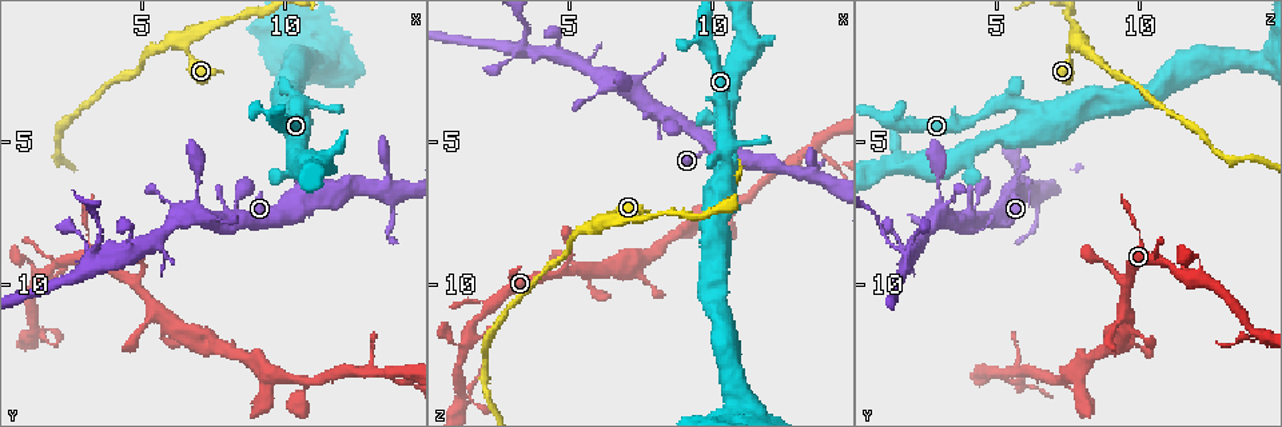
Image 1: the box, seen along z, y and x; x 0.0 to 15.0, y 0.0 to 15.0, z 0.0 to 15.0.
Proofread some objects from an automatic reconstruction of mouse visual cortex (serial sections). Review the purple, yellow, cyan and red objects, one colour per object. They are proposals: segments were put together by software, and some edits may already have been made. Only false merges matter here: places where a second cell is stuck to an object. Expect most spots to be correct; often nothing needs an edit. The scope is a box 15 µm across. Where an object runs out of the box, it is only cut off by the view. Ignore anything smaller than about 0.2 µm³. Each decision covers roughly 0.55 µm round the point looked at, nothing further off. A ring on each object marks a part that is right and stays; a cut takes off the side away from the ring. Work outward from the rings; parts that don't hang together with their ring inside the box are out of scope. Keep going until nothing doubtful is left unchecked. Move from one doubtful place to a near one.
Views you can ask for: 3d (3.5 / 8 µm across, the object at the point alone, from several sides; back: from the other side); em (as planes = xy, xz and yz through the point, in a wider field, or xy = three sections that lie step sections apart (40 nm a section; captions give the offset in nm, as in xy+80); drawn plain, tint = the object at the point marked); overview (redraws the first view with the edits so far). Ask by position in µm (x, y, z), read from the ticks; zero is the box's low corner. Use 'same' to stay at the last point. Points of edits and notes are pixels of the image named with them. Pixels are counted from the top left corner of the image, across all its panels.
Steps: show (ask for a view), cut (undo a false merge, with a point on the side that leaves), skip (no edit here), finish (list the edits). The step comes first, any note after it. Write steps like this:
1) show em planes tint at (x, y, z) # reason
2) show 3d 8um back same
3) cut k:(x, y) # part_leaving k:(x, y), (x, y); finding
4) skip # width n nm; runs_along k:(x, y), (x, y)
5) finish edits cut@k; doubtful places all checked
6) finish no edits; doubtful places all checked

show em planes tint at (4.2, 9.0, 1.8) # thick turns thin

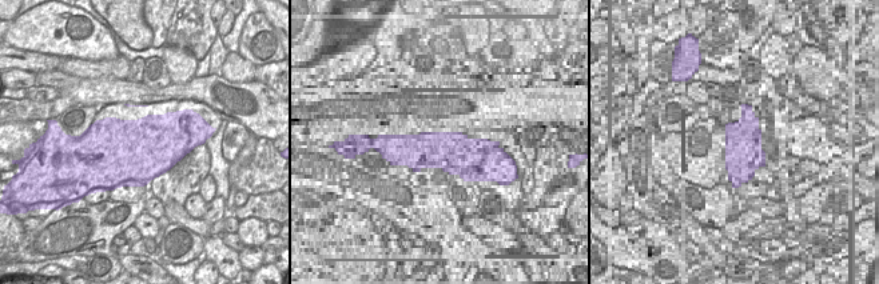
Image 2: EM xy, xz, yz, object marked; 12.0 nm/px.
show 3d 3.5um same

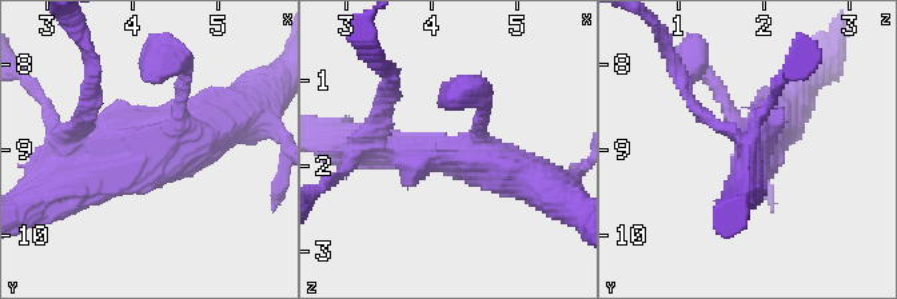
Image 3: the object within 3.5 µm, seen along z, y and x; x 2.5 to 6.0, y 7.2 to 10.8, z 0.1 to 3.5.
skip # runs_along 3:(223, 120), (63, 190); continuous, no second cell

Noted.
show 3d 3.5um at (3.3, 8.8, 1.6) # calibre changes

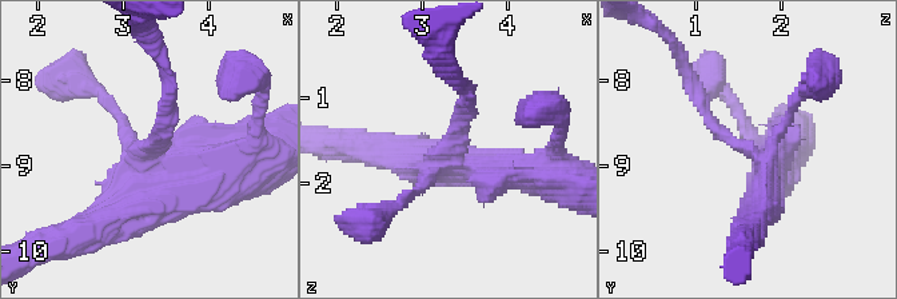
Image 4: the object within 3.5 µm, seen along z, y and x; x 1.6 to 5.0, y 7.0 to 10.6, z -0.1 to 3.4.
show em planes tint at (3.35, 8.85, 1.65) # arm_widths 200, 450 nm; need the tissue

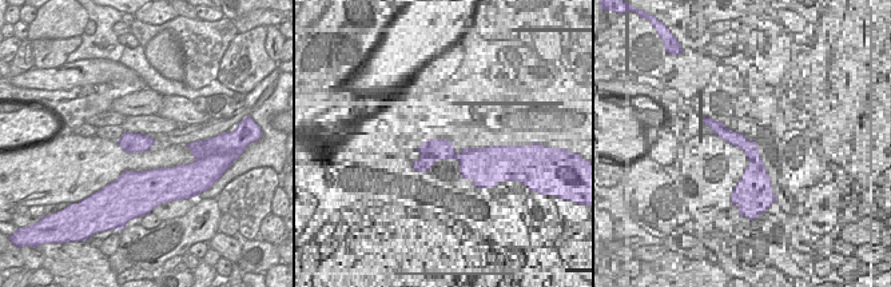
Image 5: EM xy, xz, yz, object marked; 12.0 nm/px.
skip # runs_along 4:(769, 170), (721, 134), (697, 92); continuous, no second cell

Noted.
show 3d 3.5um at (14.4, 13.4, 5.9) # three arms meet

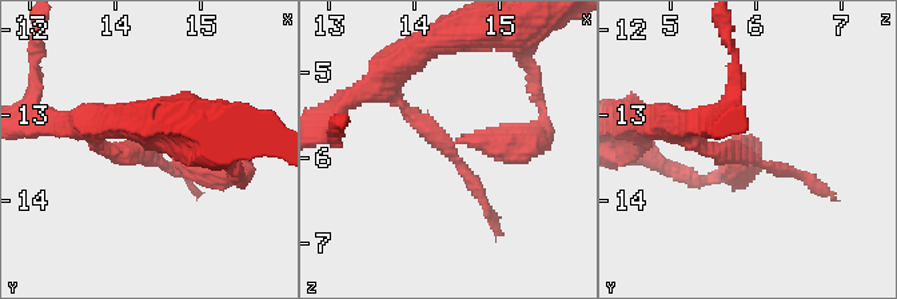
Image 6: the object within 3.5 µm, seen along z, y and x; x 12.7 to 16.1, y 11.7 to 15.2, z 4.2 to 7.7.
show em xy step 5 plain at (14.35, 13.45, 5.85) # arms 3; arm_widths 150, 200, 300 nm

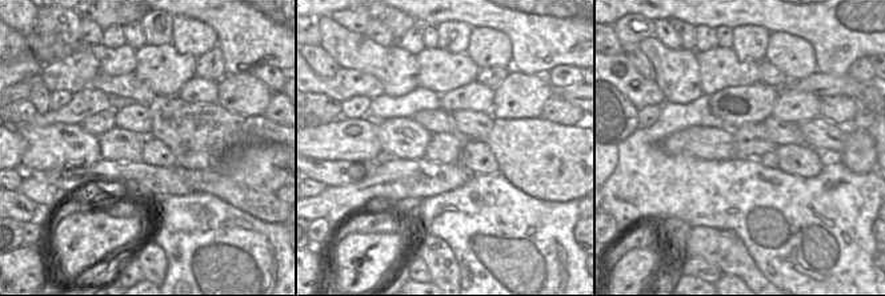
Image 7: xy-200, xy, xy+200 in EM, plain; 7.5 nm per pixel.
show em xy step 5 tint same

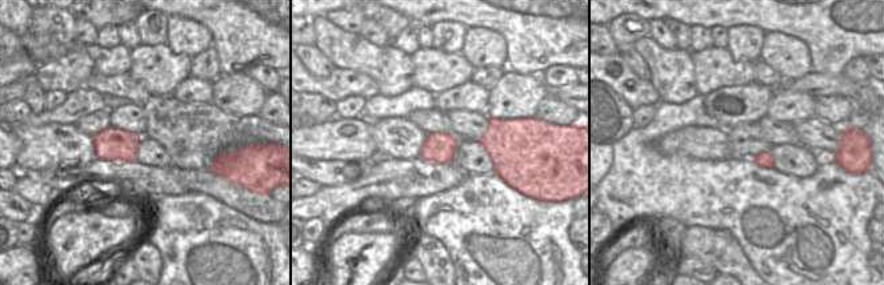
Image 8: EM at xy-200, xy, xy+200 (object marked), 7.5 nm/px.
skip # runs_along 6:(86, 130), (196, 183); all the same cell

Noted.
finish no edits; doubtful places all checked

